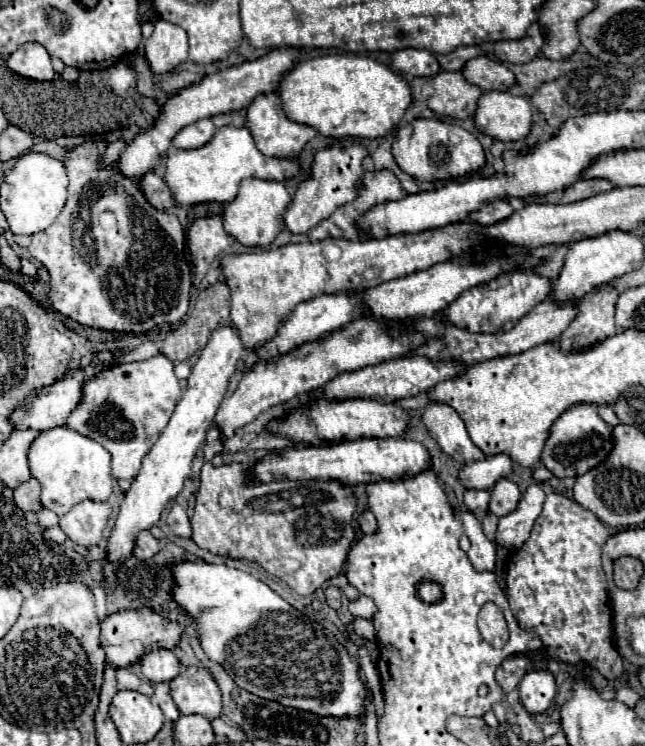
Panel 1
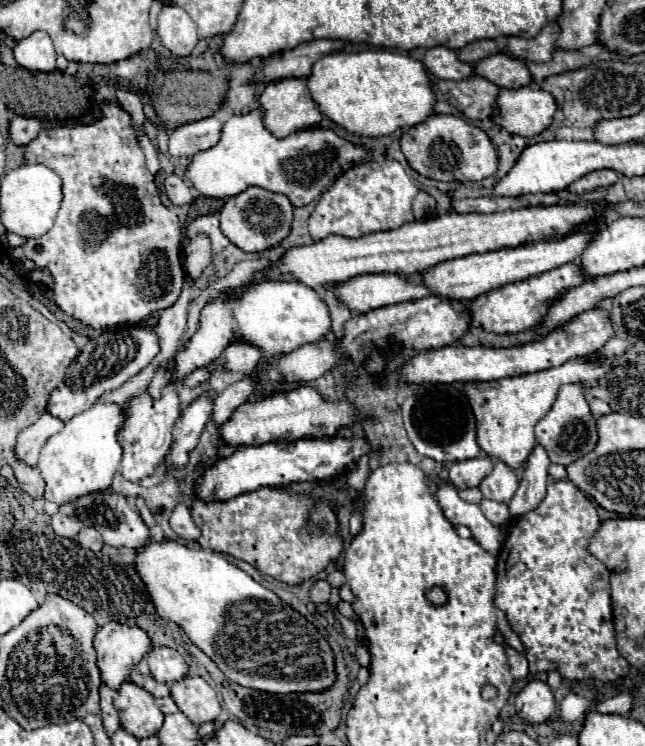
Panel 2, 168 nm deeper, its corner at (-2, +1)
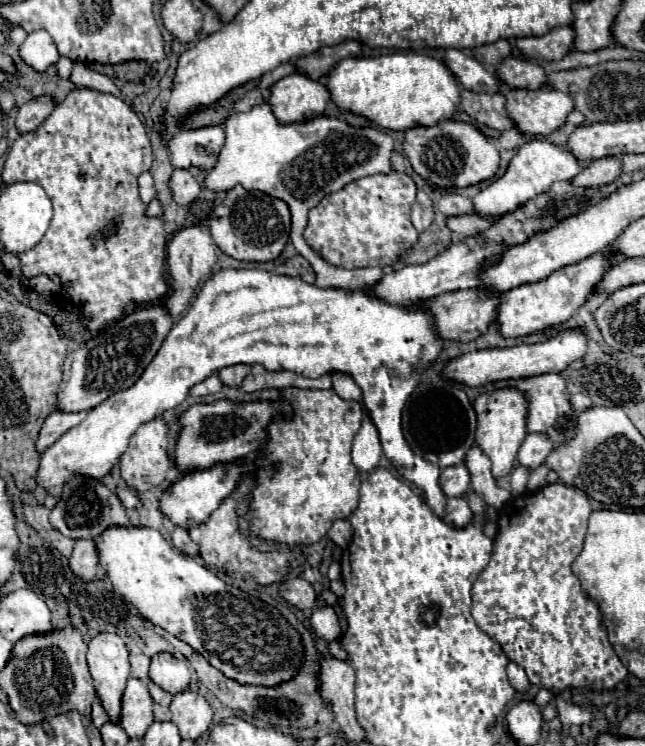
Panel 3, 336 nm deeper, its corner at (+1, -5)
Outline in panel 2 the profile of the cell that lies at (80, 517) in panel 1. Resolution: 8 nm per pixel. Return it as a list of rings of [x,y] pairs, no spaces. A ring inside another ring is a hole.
[[[83,528],[81,532],[79,532],[79,544],[83,546],[83,548],[87,548],[87,550],[93,550],[93,552],[97,552],[97,550],[101,550],[103,548],[103,538],[99,536],[99,532],[95,530],[95,528]]]

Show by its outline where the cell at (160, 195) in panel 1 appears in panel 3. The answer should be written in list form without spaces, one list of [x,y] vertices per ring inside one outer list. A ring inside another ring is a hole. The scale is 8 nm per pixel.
[[[174,170],[170,178],[170,192],[178,206],[188,206],[200,194],[200,184],[188,170]]]

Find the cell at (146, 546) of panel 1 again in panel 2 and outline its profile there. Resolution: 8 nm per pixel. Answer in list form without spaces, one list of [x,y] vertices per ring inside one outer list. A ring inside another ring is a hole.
[[[111,488],[103,490],[103,492],[91,492],[91,494],[85,494],[81,498],[69,500],[67,504],[59,506],[57,514],[53,516],[53,530],[55,530],[55,534],[71,538],[71,540],[75,540],[79,530],[87,528],[87,526],[97,528],[99,534],[103,536],[103,542],[109,544],[109,546],[117,546],[117,548],[125,546],[125,548],[137,550],[143,544],[147,544],[149,538],[151,538],[149,536],[149,528],[141,520],[139,512],[129,506],[125,496],[113,492]]]

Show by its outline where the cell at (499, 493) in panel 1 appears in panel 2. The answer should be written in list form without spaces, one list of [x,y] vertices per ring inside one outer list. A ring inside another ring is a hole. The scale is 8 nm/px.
[[[497,460],[493,464],[493,472],[481,480],[479,490],[489,500],[509,504],[517,486],[519,486],[519,482],[517,482],[515,472],[511,468],[507,468],[503,462]]]

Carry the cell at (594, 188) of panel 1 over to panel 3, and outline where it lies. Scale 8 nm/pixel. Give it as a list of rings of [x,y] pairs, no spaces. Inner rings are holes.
[[[600,158],[590,160],[584,170],[572,180],[572,186],[580,188],[600,188],[614,182],[622,174],[618,158]]]

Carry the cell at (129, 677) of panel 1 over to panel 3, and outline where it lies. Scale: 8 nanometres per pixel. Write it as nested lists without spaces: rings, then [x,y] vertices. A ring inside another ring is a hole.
[[[148,682],[148,690],[150,690],[152,700],[154,700],[154,702],[158,702],[158,704],[162,704],[162,706],[168,706],[168,704],[172,702],[172,694],[170,694],[170,692],[166,692],[166,690],[162,690],[162,688],[160,688],[160,686],[156,686],[154,682]]]

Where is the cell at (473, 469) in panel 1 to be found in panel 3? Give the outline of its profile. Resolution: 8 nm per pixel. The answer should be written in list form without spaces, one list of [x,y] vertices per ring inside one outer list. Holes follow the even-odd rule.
[[[456,464],[456,466],[444,468],[442,474],[440,474],[440,486],[442,486],[442,492],[448,498],[464,496],[470,490],[468,468],[464,464]]]

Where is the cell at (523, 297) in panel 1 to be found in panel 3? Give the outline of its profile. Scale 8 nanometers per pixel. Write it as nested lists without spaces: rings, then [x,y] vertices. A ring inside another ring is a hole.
[[[608,248],[602,254],[592,254],[572,266],[564,266],[544,280],[522,284],[500,296],[500,314],[496,314],[496,326],[504,338],[522,338],[542,332],[554,324],[566,322],[592,294],[596,282],[610,268]]]

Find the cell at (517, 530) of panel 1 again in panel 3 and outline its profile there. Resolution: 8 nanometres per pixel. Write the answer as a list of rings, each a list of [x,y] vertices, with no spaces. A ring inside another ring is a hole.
[[[528,434],[518,450],[518,462],[534,472],[538,466],[542,466],[552,452],[552,442],[544,434]]]

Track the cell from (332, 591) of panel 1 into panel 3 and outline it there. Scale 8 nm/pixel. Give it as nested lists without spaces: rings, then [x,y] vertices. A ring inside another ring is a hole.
[[[304,578],[284,580],[280,584],[280,596],[284,600],[288,600],[290,604],[294,604],[296,608],[300,608],[300,610],[316,606],[316,592],[314,592],[312,584]]]

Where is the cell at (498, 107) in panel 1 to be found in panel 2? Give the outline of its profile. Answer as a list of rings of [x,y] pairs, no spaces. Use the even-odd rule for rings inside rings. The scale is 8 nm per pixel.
[[[517,88],[501,90],[497,100],[495,122],[519,136],[537,136],[551,126],[557,112],[557,102],[553,94],[541,88]]]

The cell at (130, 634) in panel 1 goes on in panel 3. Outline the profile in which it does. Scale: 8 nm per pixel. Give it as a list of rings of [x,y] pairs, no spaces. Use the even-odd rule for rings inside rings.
[[[102,632],[88,644],[88,666],[94,688],[112,722],[118,722],[120,700],[130,678],[128,656],[130,652],[118,634]]]

